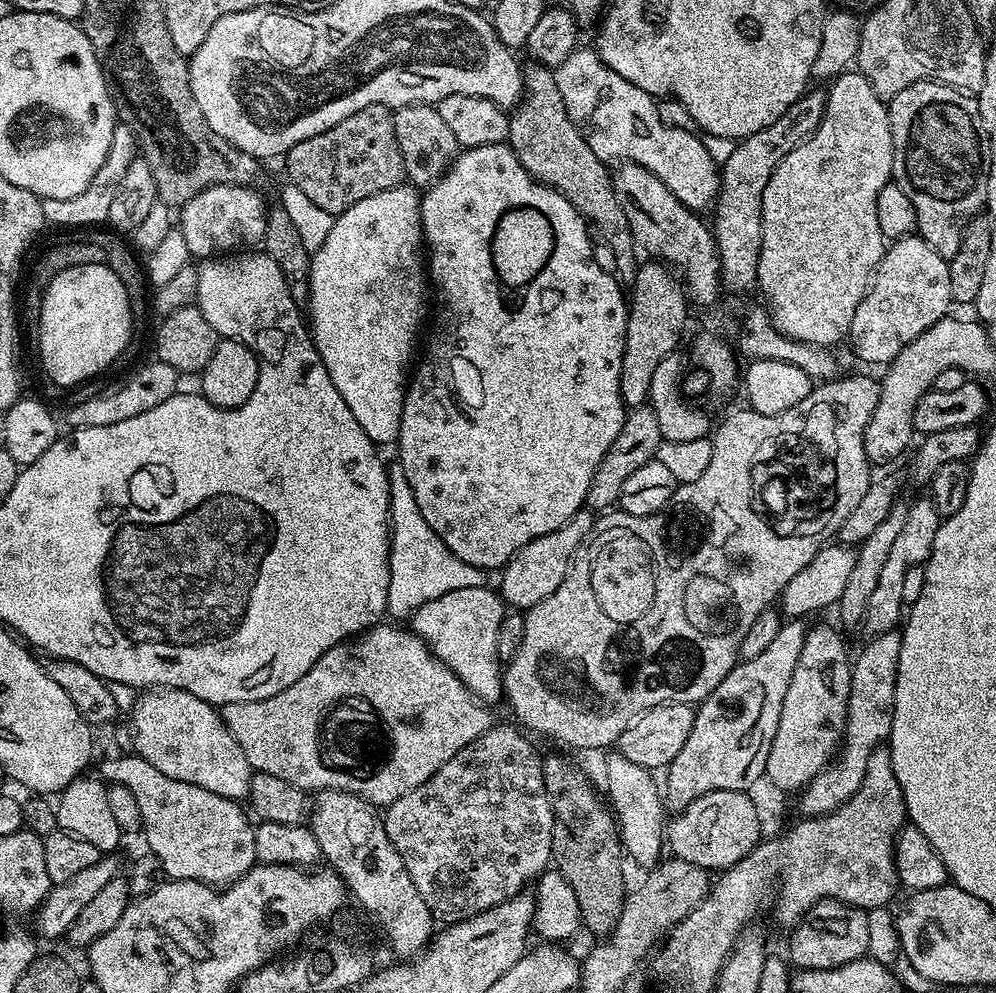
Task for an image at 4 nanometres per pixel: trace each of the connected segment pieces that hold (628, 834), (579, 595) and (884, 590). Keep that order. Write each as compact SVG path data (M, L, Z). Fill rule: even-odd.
M613 754L604 764L604 776L608 779L608 796L611 811L614 813L620 830L620 843L640 864L652 866L661 859L666 844L666 804L662 799L658 780L647 768L630 762L625 756Z
M844 376L828 378L817 383L812 392L798 402L798 406L790 406L782 414L758 414L751 408L741 407L741 412L732 412L720 425L715 425L711 433L712 453L706 470L694 478L694 482L686 482L674 490L670 498L666 515L655 512L649 516L635 516L619 510L609 511L595 521L587 538L576 547L572 555L572 565L568 567L566 578L550 598L542 598L534 607L523 613L524 633L522 646L518 646L518 654L507 661L503 669L504 696L506 704L521 720L529 733L541 732L562 744L572 748L604 748L607 744L615 745L620 739L622 730L626 730L646 710L663 704L699 705L706 699L730 674L732 667L738 662L740 643L746 638L746 630L754 623L758 614L769 611L768 604L777 599L784 587L839 533L842 522L862 502L868 485L872 483L873 473L868 473L870 462L864 449L866 422L870 422L870 414L874 414L874 406L878 406L878 398L882 391L879 379L872 376Z
M924 498L916 505L913 503L909 507L906 523L902 526L898 538L894 538L894 547L891 548L890 554L886 554L886 563L882 565L878 586L873 590L870 602L866 602L863 631L868 631L868 634L891 632L901 623L902 613L906 608L902 598L902 581L906 579L906 574L910 569L921 567L928 559L930 550L934 546L934 534L938 534L940 529L941 519L942 517L936 512L931 499Z

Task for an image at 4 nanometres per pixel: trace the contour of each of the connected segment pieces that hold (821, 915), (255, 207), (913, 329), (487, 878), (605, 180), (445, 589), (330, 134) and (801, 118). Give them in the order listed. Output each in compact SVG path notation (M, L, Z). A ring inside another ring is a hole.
M819 900L791 932L792 937L788 940L786 956L800 970L805 968L830 970L846 962L865 959L869 955L870 933L867 911L844 904L841 900Z
M215 184L214 186L210 186L206 190L202 190L198 194L194 194L194 198L190 198L185 202L184 205L179 209L180 212L180 224L178 224L178 230L182 234L182 238L186 238L186 246L188 247L189 253L193 257L196 256L204 256L203 258L212 258L217 254L224 254L227 248L244 248L240 250L248 250L251 244L259 245L264 238L264 231L266 230L266 222L268 221L268 214L266 211L266 203L264 204L264 200L262 197L256 193L257 189L255 187L246 185L246 184Z
M918 234L903 236L885 247L884 256L854 314L850 341L856 356L864 364L892 363L898 353L918 334L930 330L934 322L949 315L954 301L950 294L948 261Z
M499 724L487 728L478 738L474 738L474 742L470 742L462 750L458 750L458 754L454 754L454 758L450 758L450 762L446 762L446 766L442 766L433 776L426 778L426 782L422 782L422 786L410 790L410 794L402 794L402 798L398 798L398 802L387 805L386 811L383 813L386 834L390 838L390 842L394 842L394 850L398 850L398 854L402 854L402 862L406 866L418 894L422 894L422 902L426 902L433 917L444 926L465 920L474 914L482 914L510 898L519 896L539 877L541 872L549 867L552 858L552 811L550 810L550 798L546 798L546 786L542 782L541 753L536 753L535 746L527 740L529 737L519 727L516 727L517 729L507 728L506 725Z
M535 62L529 65L529 68L527 65L523 69L522 99L511 109L508 117L506 143L514 150L518 162L526 166L535 180L561 192L589 225L597 224L600 227L600 232L616 259L615 275L621 281L632 282L638 267L638 249L630 234L626 214L622 214L622 206L618 206L618 198L614 198L609 165L600 160L594 150L590 150L584 135L577 130L574 122L570 122L570 114L566 114L566 102L562 102L553 69Z
M400 463L390 468L388 485L388 610L387 615L397 621L407 621L418 610L418 606L426 606L434 598L442 598L442 594L450 594L450 590L470 590L470 586L485 587L485 569L472 566L470 562L462 562L458 554L451 552L430 530L430 522L422 518L422 510L418 510L418 502L414 502L414 490L410 482L406 482L406 474Z
M371 104L338 122L338 126L298 142L286 154L287 179L333 217L350 210L354 202L370 198L370 194L382 194L382 190L398 186L405 174L392 114L393 109L384 104Z
M805 91L770 126L745 136L737 143L734 154L726 158L720 174L721 189L714 205L716 224L711 225L712 235L716 238L716 250L720 254L720 279L723 287L732 292L744 292L747 288L757 287L756 275L762 250L762 194L770 174L804 140L809 140L816 128L824 120L824 107L828 104L823 91Z

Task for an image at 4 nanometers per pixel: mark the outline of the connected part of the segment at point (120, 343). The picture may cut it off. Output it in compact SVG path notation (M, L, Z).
M83 264L70 266L59 272L48 283L43 298L38 301L40 308L40 360L44 363L44 372L60 388L72 388L99 372L104 372L124 351L132 340L132 307L122 286L122 278L106 266Z

